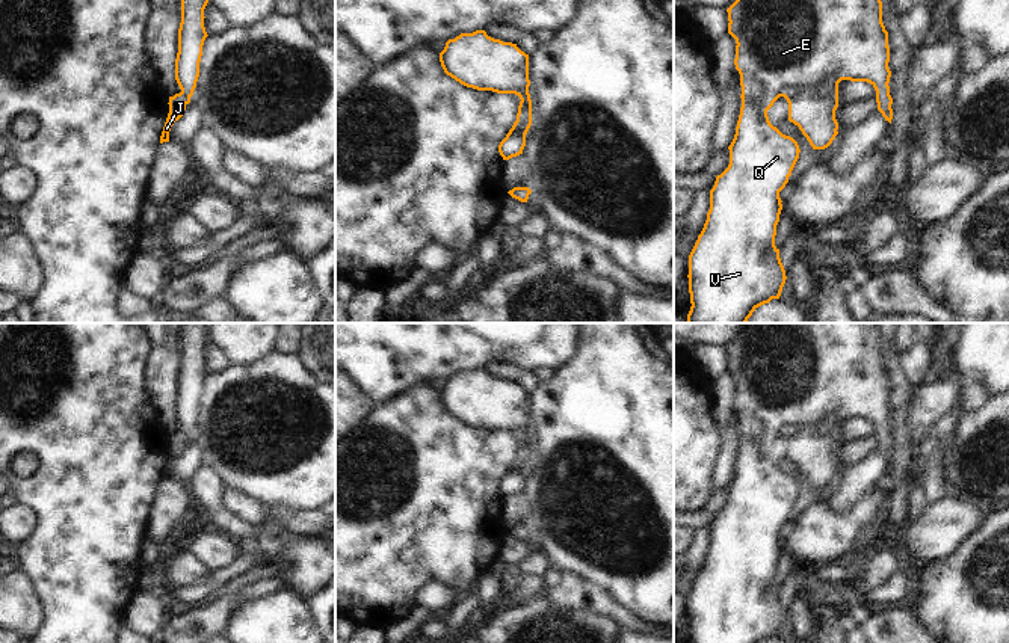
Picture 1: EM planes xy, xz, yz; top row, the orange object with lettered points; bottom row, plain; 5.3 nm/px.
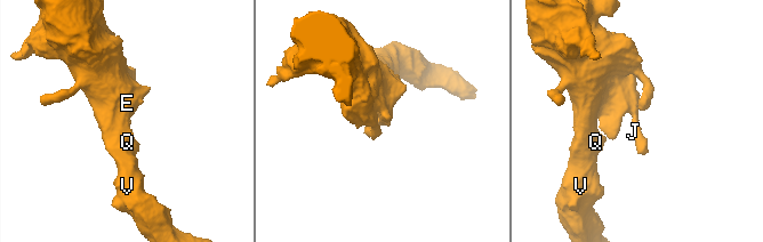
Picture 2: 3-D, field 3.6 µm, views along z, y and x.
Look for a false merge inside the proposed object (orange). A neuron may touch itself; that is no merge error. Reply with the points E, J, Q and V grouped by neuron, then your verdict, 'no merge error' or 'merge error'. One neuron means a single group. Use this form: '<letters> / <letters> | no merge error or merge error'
E J Q V | no merge error

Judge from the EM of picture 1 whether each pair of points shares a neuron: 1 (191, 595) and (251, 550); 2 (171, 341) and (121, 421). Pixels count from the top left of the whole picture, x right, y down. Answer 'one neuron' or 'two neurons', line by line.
1: two neurons
2: two neurons

